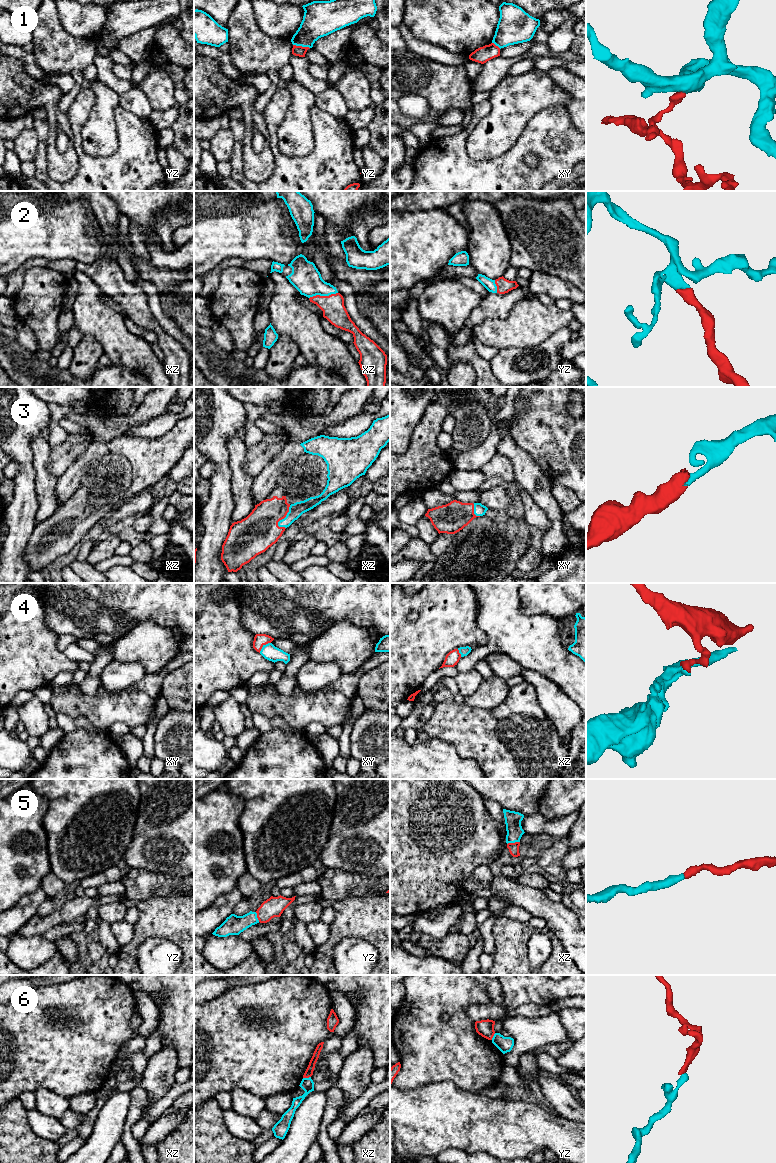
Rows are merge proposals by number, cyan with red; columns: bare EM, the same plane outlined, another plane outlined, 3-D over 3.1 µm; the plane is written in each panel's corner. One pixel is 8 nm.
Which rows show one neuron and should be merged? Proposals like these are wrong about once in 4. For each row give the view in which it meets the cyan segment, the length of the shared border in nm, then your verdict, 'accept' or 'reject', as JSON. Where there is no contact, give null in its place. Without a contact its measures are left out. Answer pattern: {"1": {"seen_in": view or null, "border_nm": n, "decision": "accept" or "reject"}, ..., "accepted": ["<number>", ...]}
{"1": {"seen_in": "yz", "border_nm": 140, "decision": "reject"}, "2": {"seen_in": "xz", "border_nm": 240, "decision": "accept"}, "3": {"seen_in": "xz", "border_nm": 200, "decision": "accept"}, "4": {"seen_in": "xy", "border_nm": 130, "decision": "reject"}, "5": {"seen_in": "xz", "border_nm": 110, "decision": "accept"}, "6": {"seen_in": "xz", "border_nm": 70, "decision": "reject"}, "accepted": ["2", "3", "5"]}

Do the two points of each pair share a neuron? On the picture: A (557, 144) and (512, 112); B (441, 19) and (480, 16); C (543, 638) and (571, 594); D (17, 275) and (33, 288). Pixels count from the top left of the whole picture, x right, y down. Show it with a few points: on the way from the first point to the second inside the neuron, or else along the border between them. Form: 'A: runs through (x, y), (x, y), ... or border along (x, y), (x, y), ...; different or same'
A: border along (545, 108), (538, 111), (527, 122), (514, 143); different
B: runs through (451, 19), (470, 20); same
C: border along (532, 615), (549, 614), (556, 620); different
D: border along (25, 272), (24, 281); different

